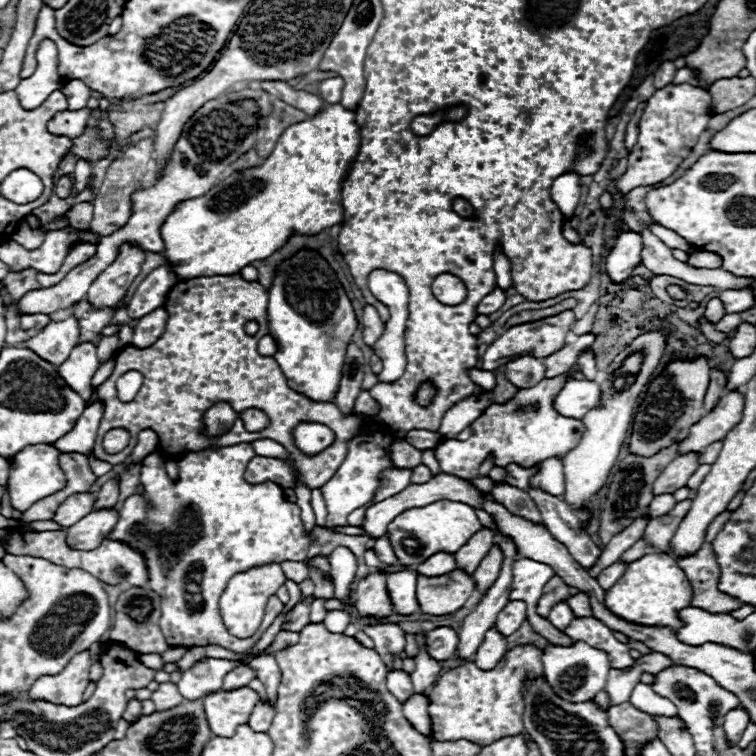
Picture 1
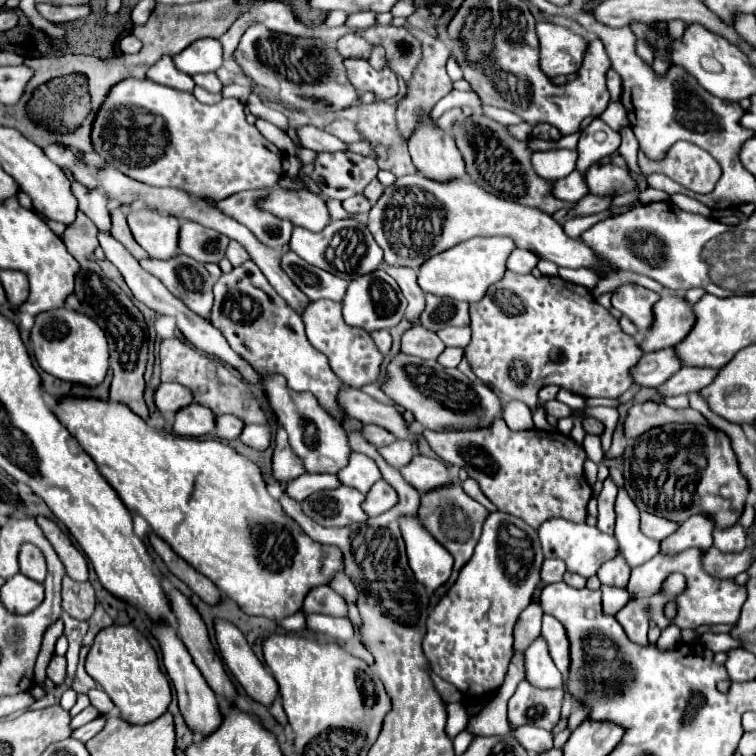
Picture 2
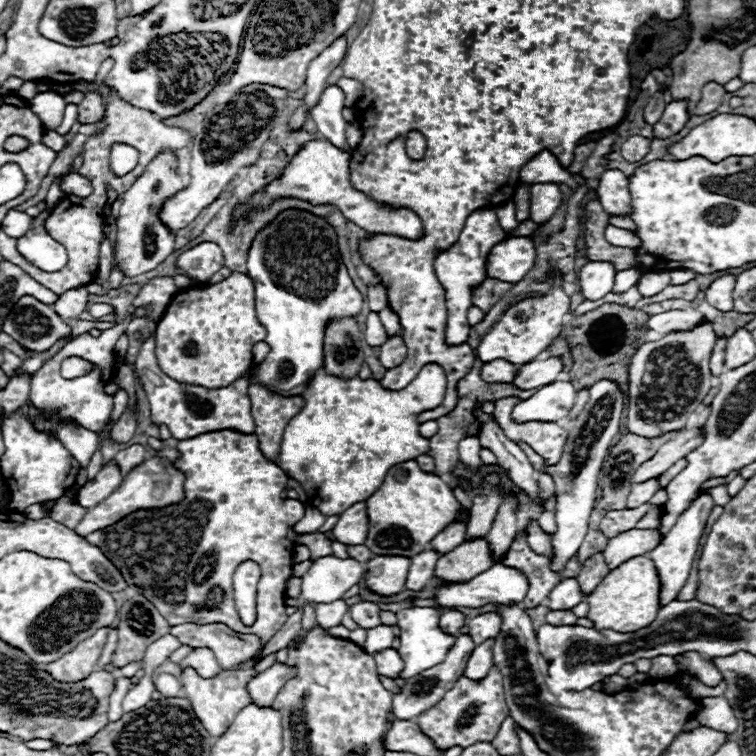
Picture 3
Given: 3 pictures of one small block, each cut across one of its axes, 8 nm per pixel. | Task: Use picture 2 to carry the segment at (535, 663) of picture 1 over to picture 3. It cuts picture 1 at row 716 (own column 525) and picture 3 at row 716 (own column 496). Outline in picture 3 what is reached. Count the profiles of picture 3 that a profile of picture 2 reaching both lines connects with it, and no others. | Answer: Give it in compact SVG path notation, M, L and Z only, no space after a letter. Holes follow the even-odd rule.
M498 666L490 670L490 676L486 680L470 680L462 676L450 692L432 708L422 712L414 722L430 736L438 748L446 750L452 746L470 746L478 740L494 740L504 718L508 716L508 704L504 700L504 682L502 672Z

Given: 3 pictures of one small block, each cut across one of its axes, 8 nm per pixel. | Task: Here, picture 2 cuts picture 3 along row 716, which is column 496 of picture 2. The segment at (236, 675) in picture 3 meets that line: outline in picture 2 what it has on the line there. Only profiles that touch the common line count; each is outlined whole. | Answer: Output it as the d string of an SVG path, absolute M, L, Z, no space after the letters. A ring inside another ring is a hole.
M404 176L384 190L368 214L368 228L384 250L384 262L390 266L420 268L428 258L474 236L510 236L518 248L532 250L544 260L564 268L592 268L602 276L616 270L600 258L582 240L570 238L564 228L546 212L496 198L480 190L474 182L432 182L424 176Z

